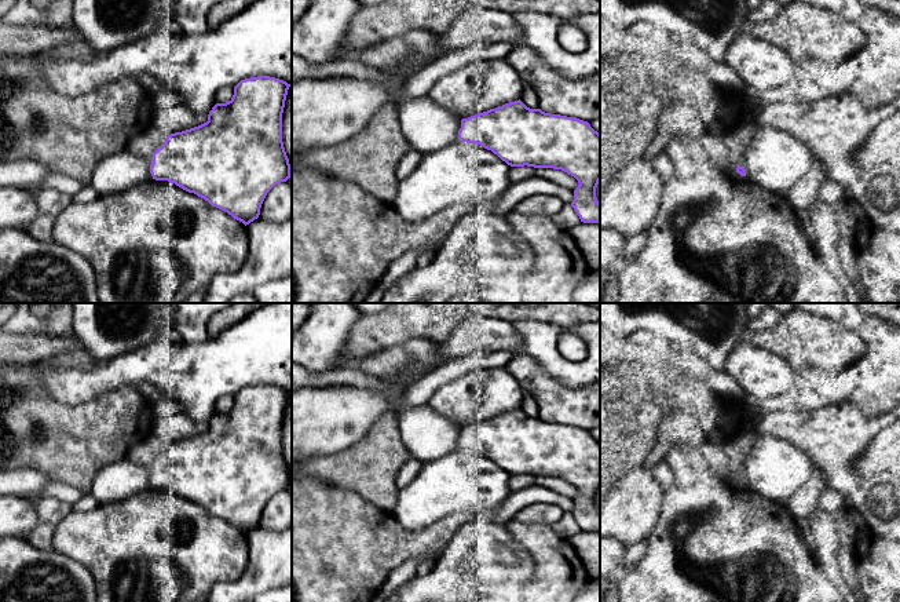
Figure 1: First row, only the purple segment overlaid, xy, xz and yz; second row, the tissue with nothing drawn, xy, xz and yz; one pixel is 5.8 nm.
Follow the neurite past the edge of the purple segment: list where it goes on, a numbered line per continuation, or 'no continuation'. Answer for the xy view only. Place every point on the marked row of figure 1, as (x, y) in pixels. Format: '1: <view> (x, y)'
1: xy (145, 143)

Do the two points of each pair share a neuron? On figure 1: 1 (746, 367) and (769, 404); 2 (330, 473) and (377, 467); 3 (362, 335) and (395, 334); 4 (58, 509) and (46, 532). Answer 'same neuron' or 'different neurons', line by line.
1: different neurons
2: same neuron
3: same neuron
4: same neuron

